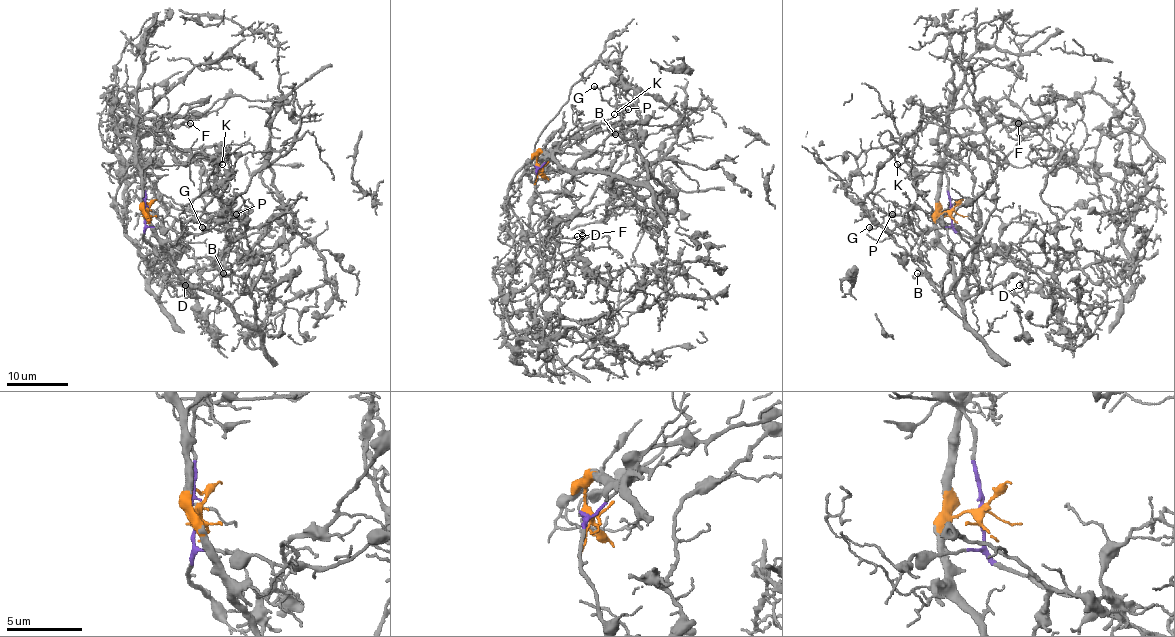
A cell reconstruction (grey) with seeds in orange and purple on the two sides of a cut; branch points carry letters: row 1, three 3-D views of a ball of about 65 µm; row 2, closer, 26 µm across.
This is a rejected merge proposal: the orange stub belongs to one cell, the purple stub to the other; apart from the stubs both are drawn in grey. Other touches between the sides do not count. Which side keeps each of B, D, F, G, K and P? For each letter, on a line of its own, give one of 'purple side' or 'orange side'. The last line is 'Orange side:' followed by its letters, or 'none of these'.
B: orange side
D: purple side
F: orange side
G: purple side
K: purple side
P: purple side
Orange side: B, F

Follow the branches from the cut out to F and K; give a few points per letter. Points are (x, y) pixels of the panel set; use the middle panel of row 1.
F: (538, 167), (535, 155), (515, 175), (508, 190), (508, 206), (525, 240), (558, 260), (569, 260), (582, 235)
K: (536, 167), (539, 159), (613, 115)

